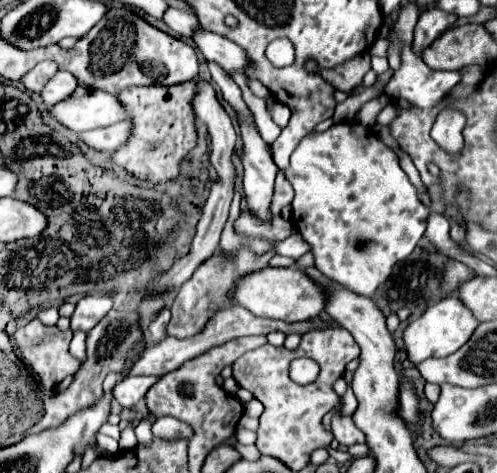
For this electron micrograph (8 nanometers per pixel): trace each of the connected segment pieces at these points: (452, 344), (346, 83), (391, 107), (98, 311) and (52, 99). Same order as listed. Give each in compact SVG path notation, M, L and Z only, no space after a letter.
M449 296L449 298L437 300L437 304L431 304L417 320L411 320L409 326L403 330L403 344L405 344L407 358L413 364L419 364L427 358L445 358L457 352L471 338L477 324L479 322L475 320L475 316L469 312L469 308L461 304L459 298Z
M367 52L359 54L359 56L353 56L351 60L331 68L331 70L325 70L321 76L325 82L329 82L335 90L341 90L341 92L349 92L353 90L357 84L361 84L363 76L371 70L371 56Z
M390 103L379 113L376 124L388 125L394 120L395 116L397 116L397 104Z
M85 296L77 302L77 308L71 316L71 330L89 332L113 306L111 296Z
M57 72L49 80L49 84L45 84L45 88L41 90L41 98L47 106L53 106L63 98L67 98L69 94L73 94L75 88L77 88L77 80L69 72Z

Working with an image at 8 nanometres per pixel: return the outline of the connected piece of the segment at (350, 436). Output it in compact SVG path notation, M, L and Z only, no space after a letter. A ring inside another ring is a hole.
M335 410L333 418L331 418L331 432L335 434L335 440L345 446L365 442L365 434L353 422L353 414L343 416L341 410Z

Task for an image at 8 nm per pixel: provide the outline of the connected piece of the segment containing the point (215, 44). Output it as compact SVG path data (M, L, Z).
M199 28L199 32L193 36L193 42L209 62L217 62L229 74L249 70L249 56L245 56L245 50L223 36Z

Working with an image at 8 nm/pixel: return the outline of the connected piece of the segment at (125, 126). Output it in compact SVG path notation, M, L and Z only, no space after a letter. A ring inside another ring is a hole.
M123 120L119 124L113 124L109 128L99 128L99 130L89 130L81 134L81 142L87 144L93 150L105 150L105 152L113 152L117 146L123 144L123 140L127 140L131 132L131 122Z

